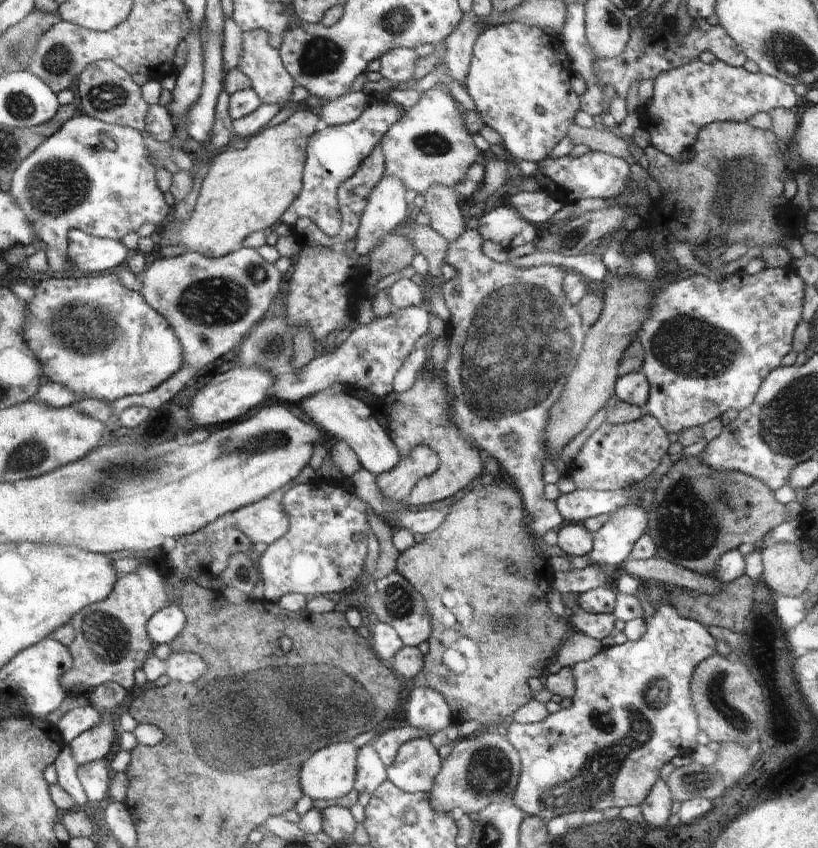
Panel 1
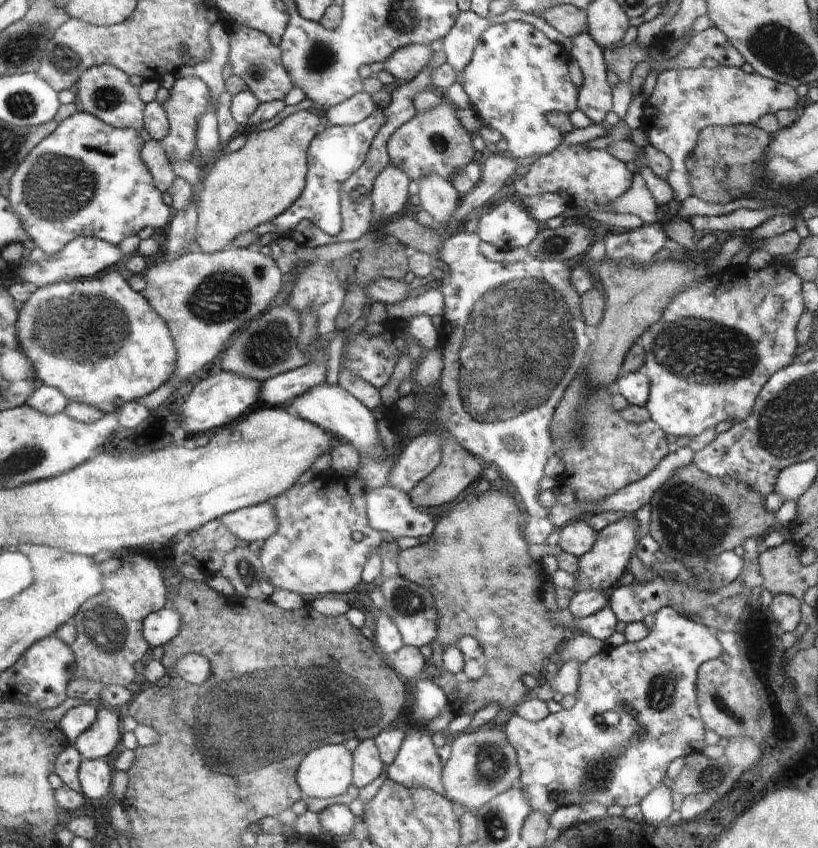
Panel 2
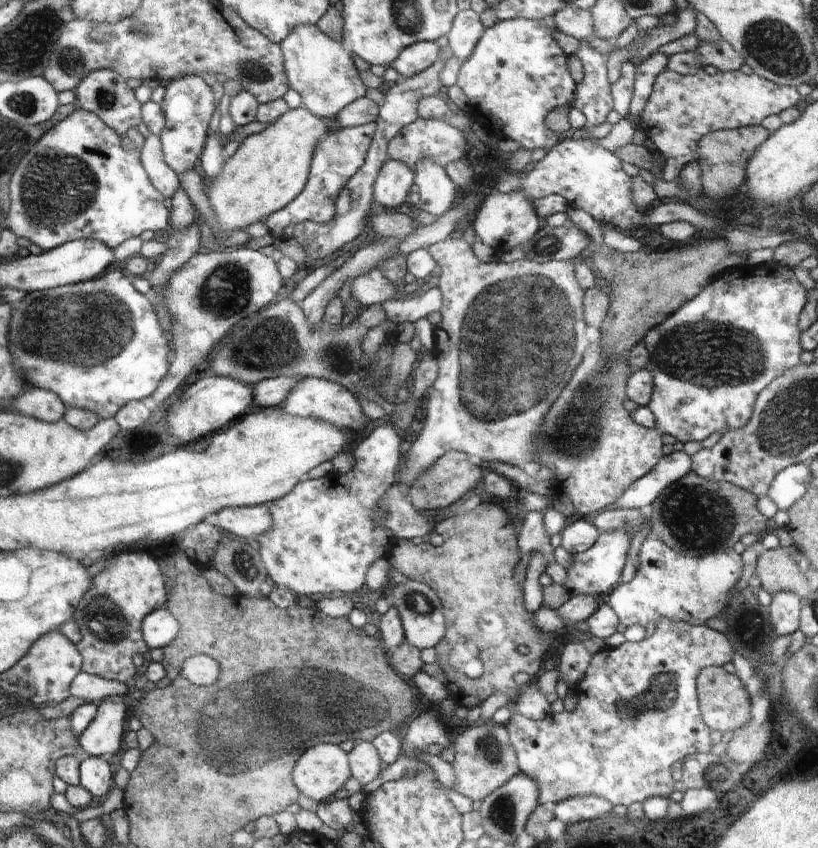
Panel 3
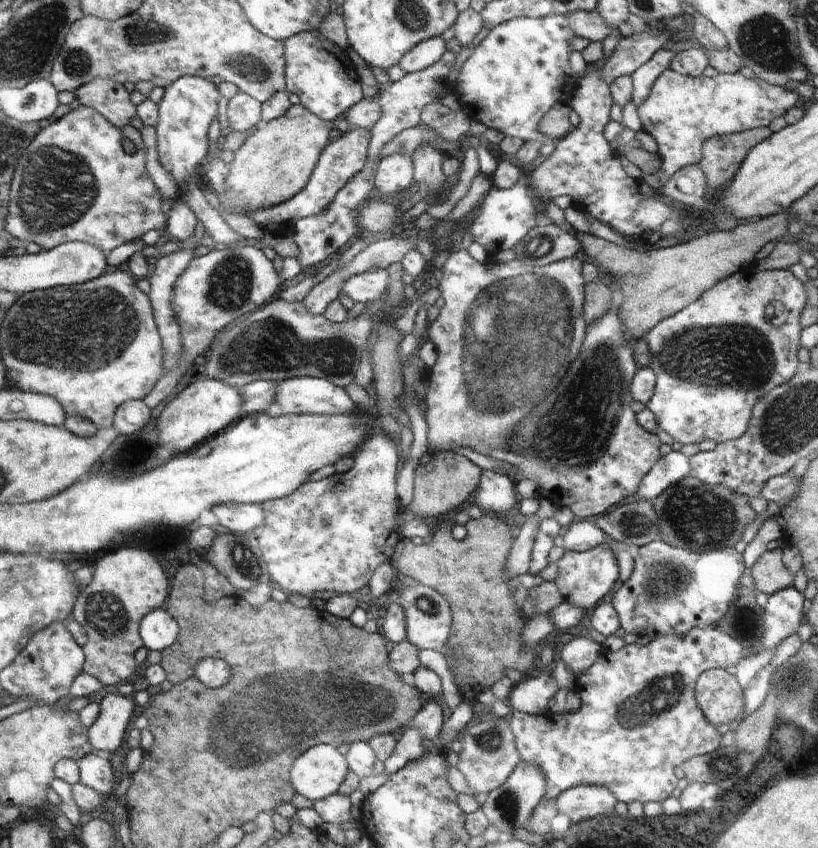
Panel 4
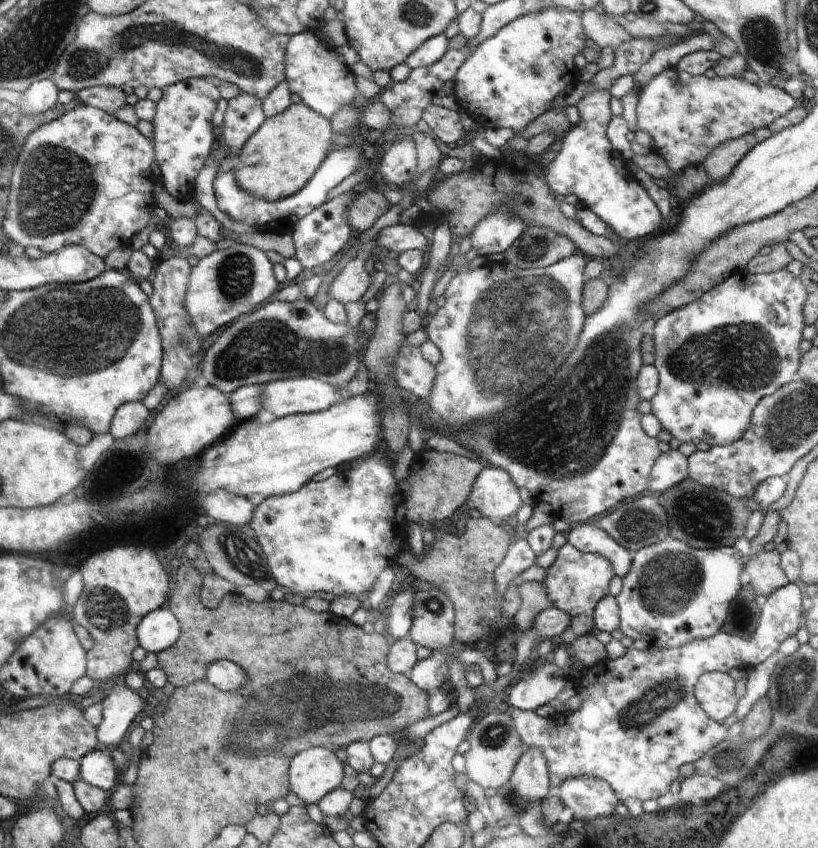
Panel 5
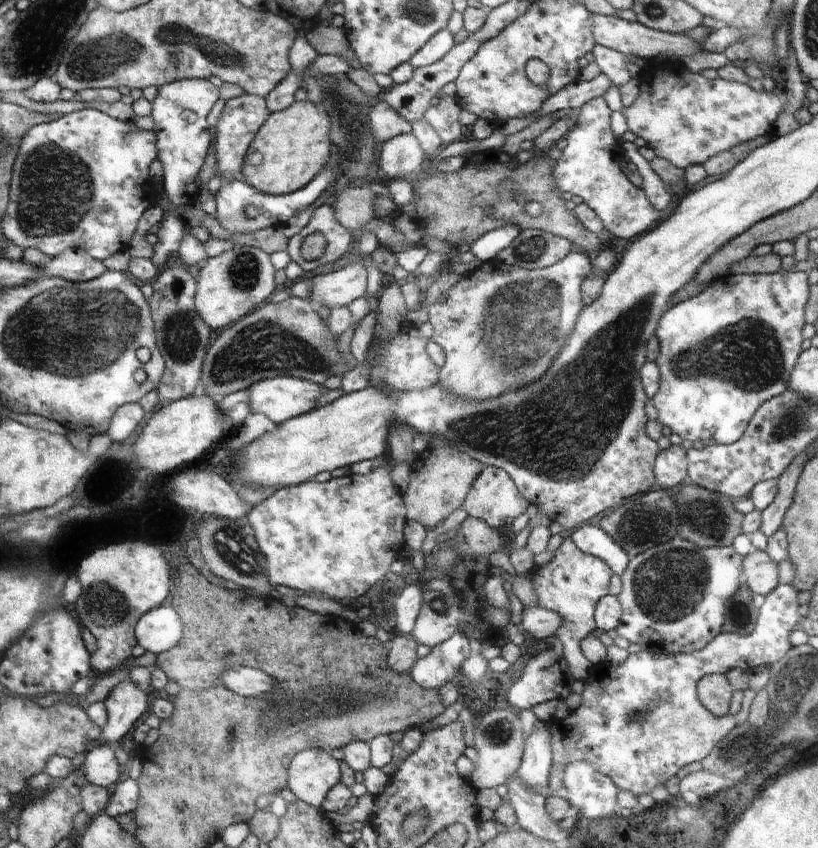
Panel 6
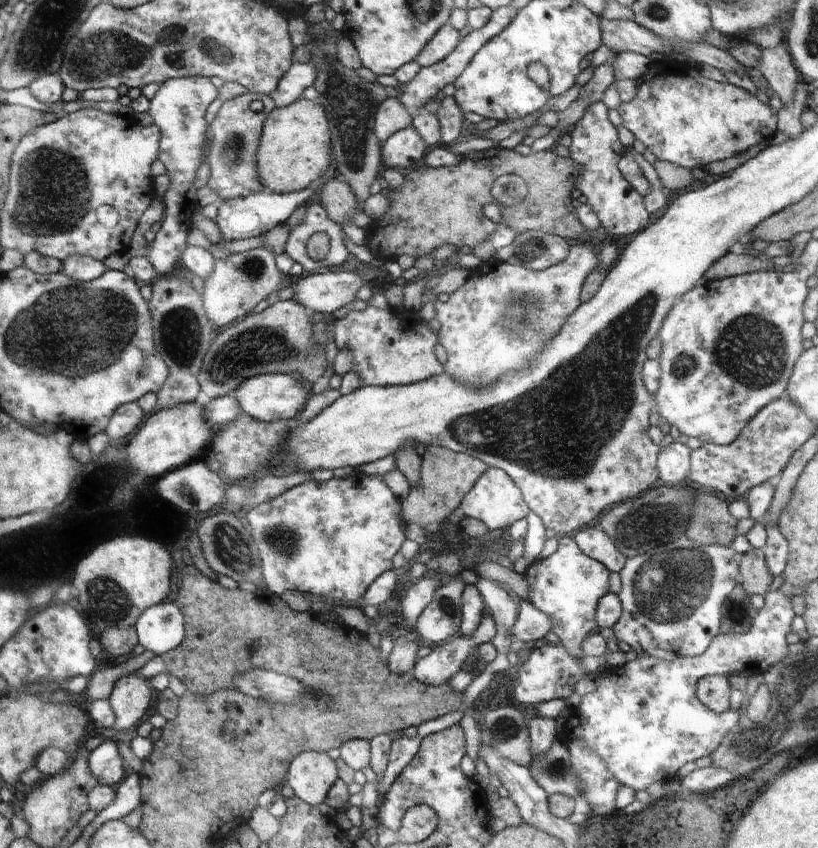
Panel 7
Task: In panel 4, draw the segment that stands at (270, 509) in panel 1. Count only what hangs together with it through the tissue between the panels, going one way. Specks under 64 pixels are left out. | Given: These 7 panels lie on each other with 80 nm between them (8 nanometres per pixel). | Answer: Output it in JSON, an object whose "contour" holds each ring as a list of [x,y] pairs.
{"contour":[[[218,503],[211,511],[218,520],[218,528],[240,534],[256,530],[265,520],[260,503]]]}

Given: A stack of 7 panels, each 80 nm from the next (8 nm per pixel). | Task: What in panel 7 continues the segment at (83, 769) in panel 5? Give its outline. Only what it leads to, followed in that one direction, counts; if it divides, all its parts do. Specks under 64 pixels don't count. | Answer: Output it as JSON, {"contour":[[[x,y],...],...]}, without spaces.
{"contour":[[[104,741],[92,752],[87,753],[91,771],[99,778],[99,784],[110,785],[122,782],[122,758],[114,741]]]}

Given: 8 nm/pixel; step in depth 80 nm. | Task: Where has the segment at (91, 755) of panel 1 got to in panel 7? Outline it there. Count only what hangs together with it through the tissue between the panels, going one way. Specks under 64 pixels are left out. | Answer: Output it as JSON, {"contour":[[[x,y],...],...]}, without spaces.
{"contour":[[[130,673],[119,678],[113,686],[109,701],[113,706],[117,720],[114,730],[126,730],[140,723],[151,701],[156,695],[147,680],[136,673]]]}

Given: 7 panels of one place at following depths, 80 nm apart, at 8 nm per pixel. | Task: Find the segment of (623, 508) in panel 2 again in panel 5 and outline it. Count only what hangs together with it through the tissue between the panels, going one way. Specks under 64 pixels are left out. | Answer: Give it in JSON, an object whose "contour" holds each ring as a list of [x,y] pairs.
{"contour":[[[669,449],[656,458],[650,473],[649,492],[661,494],[688,478],[687,456],[678,449]]]}

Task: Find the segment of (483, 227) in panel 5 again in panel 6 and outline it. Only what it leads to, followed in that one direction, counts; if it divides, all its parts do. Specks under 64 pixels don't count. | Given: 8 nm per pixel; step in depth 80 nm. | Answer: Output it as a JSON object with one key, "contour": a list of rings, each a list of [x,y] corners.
{"contour":[[[514,225],[498,227],[498,230],[491,230],[478,237],[471,244],[470,251],[478,260],[488,262],[496,258],[498,252],[506,248],[518,236],[519,228]]]}

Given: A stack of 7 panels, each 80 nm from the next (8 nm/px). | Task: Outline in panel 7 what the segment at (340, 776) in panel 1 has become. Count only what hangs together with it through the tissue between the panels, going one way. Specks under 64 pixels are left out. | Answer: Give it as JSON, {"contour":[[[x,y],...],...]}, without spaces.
{"contour":[[[305,751],[289,765],[285,783],[294,790],[294,794],[304,802],[319,805],[325,802],[329,790],[340,780],[337,763],[328,753]]]}

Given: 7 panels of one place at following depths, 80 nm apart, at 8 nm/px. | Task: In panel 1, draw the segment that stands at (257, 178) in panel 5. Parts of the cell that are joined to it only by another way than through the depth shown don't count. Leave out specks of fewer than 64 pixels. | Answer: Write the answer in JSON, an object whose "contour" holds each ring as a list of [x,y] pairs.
{"contour":[[[310,108],[296,110],[282,124],[264,128],[262,132],[250,137],[246,148],[238,150],[227,147],[217,152],[202,182],[192,214],[186,220],[180,220],[176,218],[176,214],[172,214],[170,222],[159,229],[162,242],[165,244],[165,252],[168,254],[198,252],[208,258],[226,256],[240,247],[250,234],[264,231],[264,228],[270,228],[274,222],[278,222],[280,216],[284,216],[286,210],[297,201],[298,194],[301,194],[304,185],[304,160],[308,160],[306,144],[309,144],[309,139],[316,132],[316,122],[318,116],[312,114]]]}

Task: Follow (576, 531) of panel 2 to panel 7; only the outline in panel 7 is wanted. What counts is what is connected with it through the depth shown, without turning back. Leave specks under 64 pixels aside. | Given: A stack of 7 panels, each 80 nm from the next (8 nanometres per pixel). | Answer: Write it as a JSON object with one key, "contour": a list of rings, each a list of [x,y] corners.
{"contour":[[[598,526],[586,527],[573,538],[590,558],[601,562],[611,573],[619,573],[628,560]]]}

